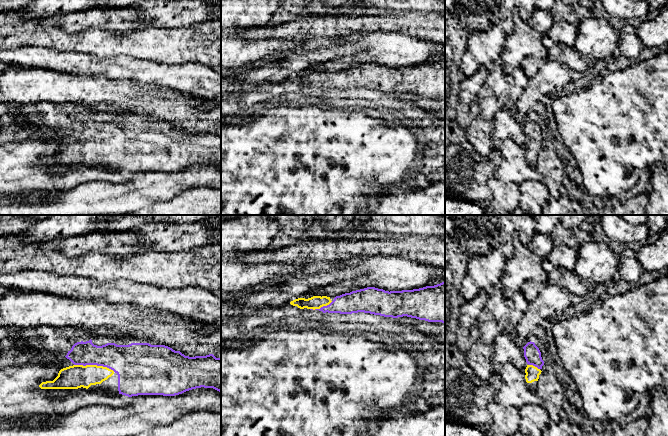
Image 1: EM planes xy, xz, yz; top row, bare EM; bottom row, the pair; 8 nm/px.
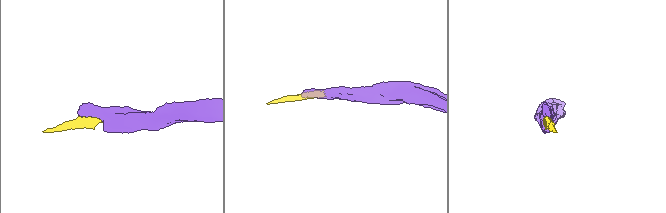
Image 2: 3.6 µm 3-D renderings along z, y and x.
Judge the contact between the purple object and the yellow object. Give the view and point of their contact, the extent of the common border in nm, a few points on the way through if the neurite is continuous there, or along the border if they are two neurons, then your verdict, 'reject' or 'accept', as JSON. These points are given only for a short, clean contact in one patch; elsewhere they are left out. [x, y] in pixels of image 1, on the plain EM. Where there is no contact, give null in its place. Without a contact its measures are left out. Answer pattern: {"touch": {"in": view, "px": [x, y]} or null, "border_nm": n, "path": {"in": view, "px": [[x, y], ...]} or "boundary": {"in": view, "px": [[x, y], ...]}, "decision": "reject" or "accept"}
{"touch": {"in": "xy", "px": [94, 140]}, "border_nm": 340, "path": {"in": "xy", "px": [[124, 136], [104, 136], [94, 140], [84, 149], [73, 153]]}, "decision": "accept"}

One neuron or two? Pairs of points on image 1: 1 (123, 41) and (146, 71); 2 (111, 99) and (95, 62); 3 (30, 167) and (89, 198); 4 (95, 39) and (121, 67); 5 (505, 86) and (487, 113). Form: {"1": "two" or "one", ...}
{"1": "two", "2": "two", "3": "two", "4": "two", "5": "one"}

